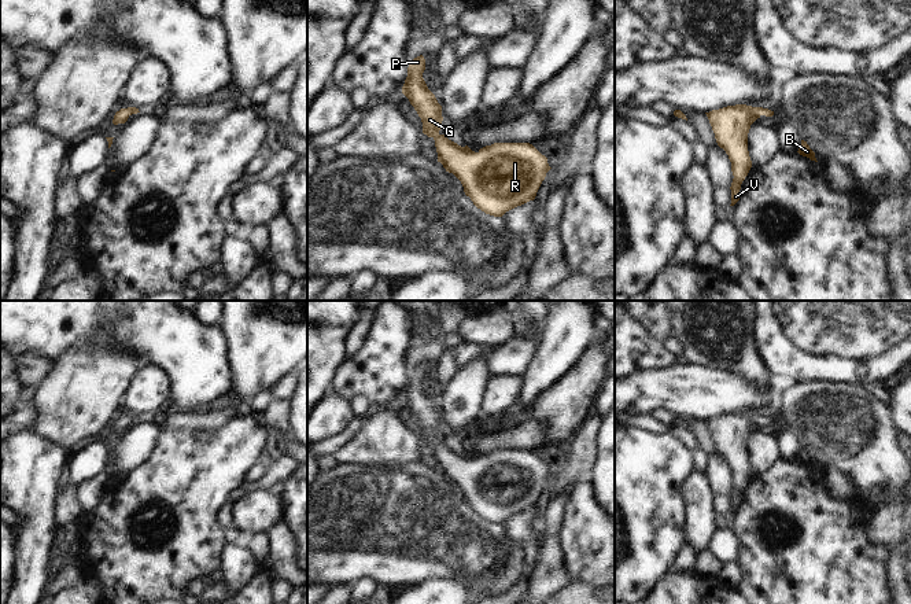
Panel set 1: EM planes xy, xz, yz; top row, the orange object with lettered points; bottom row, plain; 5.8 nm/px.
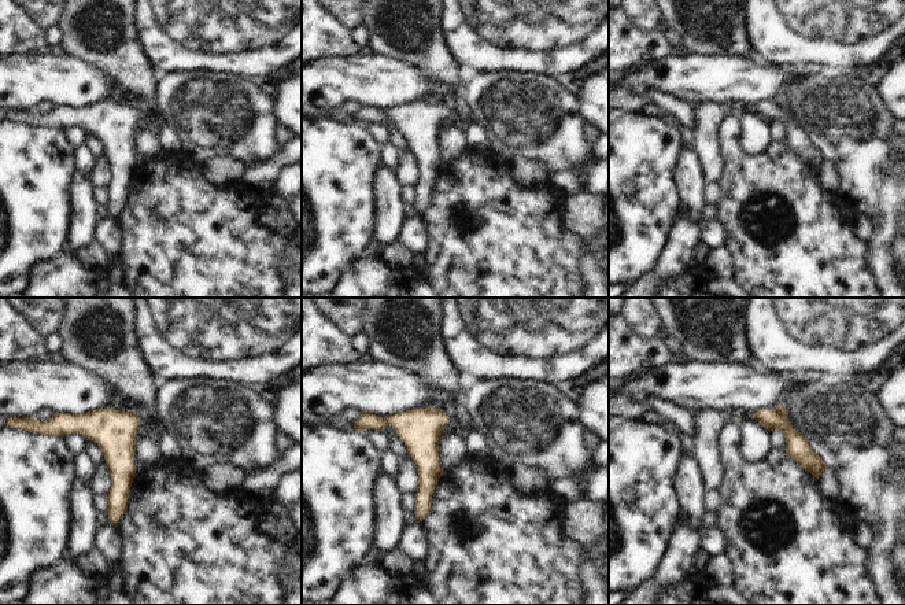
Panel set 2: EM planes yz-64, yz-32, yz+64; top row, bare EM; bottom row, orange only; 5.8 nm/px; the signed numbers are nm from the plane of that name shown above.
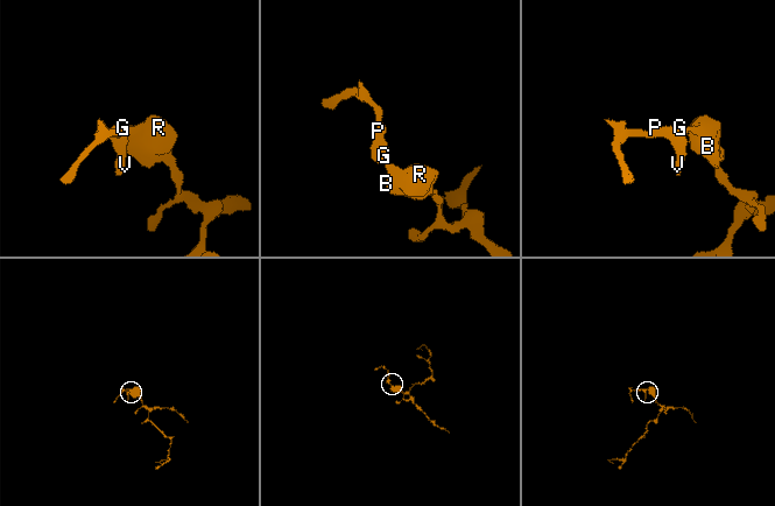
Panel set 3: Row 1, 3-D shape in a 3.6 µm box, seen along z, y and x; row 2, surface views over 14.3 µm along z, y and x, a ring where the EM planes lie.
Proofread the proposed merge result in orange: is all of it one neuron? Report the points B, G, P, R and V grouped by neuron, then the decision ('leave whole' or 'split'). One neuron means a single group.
groups B G P R V; leave whole

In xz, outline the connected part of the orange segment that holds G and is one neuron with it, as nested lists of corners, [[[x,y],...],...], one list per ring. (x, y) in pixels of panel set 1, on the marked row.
[[[414,58],[407,67],[402,93],[423,122],[423,133],[435,140],[438,162],[462,184],[473,205],[494,217],[534,200],[552,169],[547,158],[530,143],[494,143],[477,152],[440,135],[442,106],[428,89],[423,73],[425,59]]]

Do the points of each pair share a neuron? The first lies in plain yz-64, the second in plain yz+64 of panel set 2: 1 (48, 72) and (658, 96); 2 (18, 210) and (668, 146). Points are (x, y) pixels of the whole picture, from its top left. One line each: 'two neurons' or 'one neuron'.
1: two neurons
2: one neuron

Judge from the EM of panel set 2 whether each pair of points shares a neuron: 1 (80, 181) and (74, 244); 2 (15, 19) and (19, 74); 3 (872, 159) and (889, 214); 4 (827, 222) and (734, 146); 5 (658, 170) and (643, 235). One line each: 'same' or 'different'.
1: same
2: different
3: same
4: same
5: same

